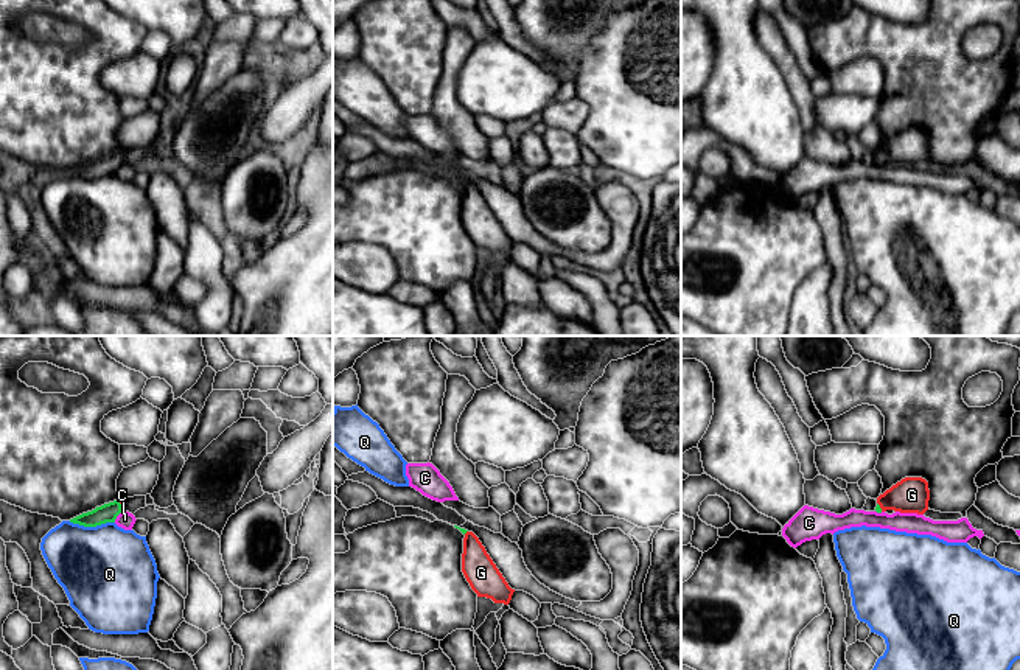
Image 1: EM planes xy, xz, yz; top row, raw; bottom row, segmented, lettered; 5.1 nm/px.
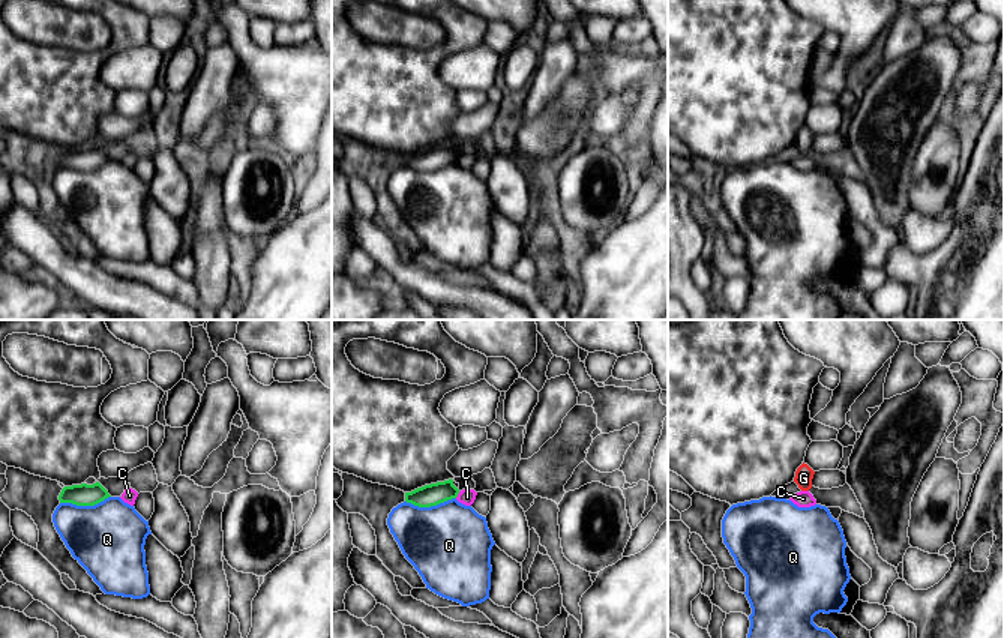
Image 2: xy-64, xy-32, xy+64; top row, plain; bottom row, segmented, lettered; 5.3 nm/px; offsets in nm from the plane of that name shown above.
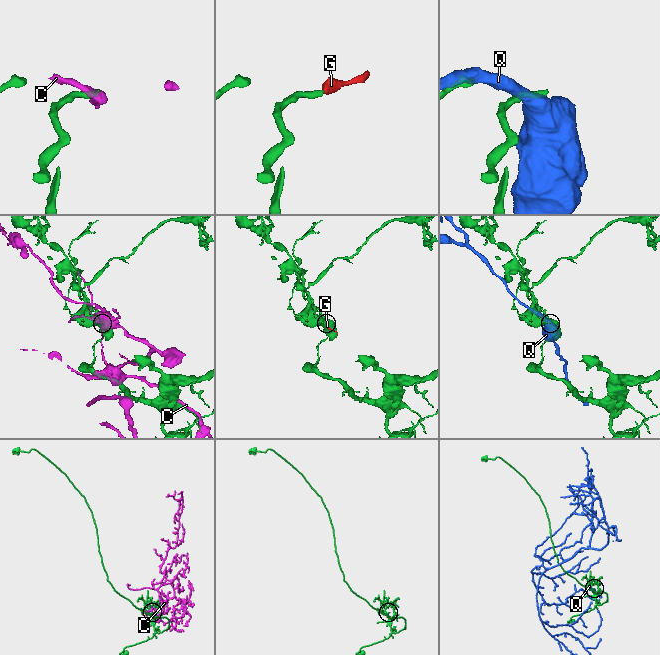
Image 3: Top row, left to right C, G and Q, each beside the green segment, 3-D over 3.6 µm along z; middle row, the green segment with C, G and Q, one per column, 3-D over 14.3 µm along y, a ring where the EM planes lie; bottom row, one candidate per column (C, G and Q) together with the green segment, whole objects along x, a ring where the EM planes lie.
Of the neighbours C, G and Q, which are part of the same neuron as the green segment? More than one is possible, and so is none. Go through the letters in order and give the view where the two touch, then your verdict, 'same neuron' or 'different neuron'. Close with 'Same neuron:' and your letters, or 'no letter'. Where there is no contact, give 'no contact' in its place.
C: meets green in xy; different neuron
G: meets green in yz; same neuron
Q: meets green in xy; different neuron
Same neuron: G

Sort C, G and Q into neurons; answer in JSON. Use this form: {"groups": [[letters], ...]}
{"groups": [["C"], ["G"], ["Q"]]}

